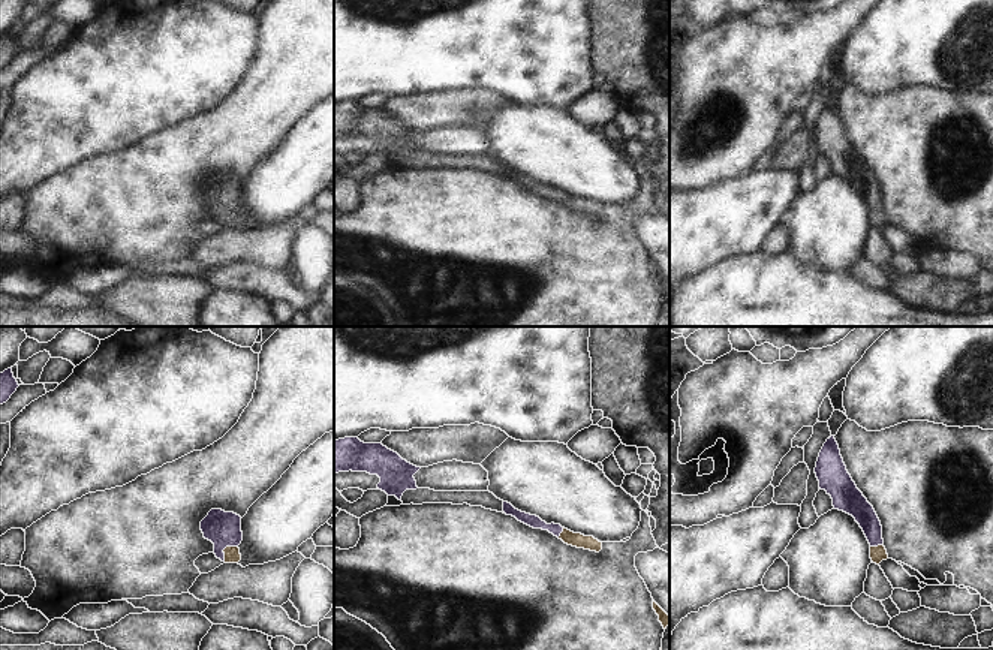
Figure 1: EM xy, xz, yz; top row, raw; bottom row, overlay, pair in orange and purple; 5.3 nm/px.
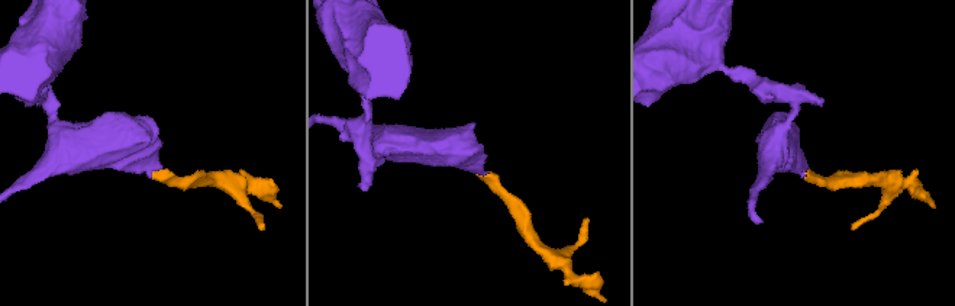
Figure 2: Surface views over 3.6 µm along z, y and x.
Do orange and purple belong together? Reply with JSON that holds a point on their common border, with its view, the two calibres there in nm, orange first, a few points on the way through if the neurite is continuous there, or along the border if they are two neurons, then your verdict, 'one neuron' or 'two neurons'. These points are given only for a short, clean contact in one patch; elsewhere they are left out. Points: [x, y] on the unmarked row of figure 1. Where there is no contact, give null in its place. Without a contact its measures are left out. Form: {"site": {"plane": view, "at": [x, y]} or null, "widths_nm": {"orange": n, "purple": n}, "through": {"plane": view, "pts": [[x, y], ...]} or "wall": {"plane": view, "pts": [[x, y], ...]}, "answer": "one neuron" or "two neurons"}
{"site": {"plane": "xy", "at": [225, 213]}, "widths_nm": {"orange": 80, "purple": 190}, "through": {"plane": "xy", "pts": [[232, 219], [225, 213], [223, 193]]}, "answer": "one neuron"}

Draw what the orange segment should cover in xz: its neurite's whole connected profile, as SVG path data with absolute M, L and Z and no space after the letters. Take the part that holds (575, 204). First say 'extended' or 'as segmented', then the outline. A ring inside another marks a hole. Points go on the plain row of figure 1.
extended | M503 166L503 177L506 180L515 181L518 186L521 186L533 193L548 195L550 198L553 198L554 201L557 201L568 210L596 216L596 217L599 217L602 214L602 207L599 207L593 201L584 201L581 198L574 198L574 196L562 192L560 189L554 189L554 187L547 189L539 181L521 177L508 166Z

